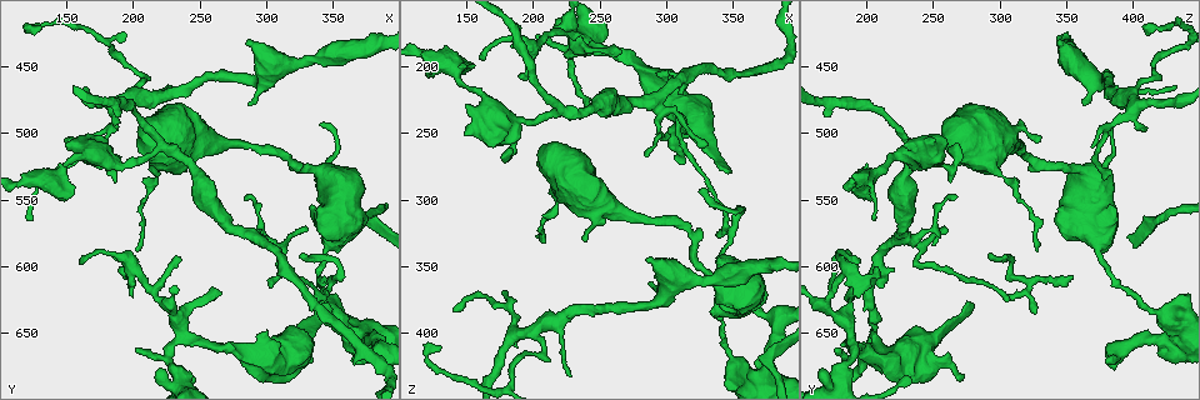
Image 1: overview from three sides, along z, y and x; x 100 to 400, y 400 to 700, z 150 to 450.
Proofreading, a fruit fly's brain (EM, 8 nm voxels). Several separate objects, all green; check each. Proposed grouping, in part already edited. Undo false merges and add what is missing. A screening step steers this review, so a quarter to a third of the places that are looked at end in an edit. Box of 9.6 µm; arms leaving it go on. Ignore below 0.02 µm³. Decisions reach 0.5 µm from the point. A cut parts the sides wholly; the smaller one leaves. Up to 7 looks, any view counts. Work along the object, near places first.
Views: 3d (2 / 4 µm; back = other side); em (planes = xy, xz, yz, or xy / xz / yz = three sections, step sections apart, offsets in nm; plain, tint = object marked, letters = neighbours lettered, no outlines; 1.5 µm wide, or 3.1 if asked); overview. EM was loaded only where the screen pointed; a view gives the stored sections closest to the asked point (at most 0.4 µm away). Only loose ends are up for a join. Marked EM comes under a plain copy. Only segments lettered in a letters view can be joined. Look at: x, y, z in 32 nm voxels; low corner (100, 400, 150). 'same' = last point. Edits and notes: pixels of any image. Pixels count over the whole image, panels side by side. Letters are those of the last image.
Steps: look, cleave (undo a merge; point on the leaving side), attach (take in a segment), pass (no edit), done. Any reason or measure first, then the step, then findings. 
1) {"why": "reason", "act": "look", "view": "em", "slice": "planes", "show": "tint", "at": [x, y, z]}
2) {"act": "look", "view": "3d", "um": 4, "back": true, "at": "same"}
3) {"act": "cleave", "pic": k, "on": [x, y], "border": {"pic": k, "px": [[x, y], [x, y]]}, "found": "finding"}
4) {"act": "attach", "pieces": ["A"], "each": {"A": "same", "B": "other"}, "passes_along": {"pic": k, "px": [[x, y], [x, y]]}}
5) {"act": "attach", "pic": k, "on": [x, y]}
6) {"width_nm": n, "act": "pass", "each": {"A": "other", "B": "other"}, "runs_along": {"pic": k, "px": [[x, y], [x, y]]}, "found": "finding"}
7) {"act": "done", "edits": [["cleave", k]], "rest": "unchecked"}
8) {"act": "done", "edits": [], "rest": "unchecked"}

{"why": "tapers out", "act": "look", "view": "3d", "um": 2, "back": true, "at": [338, 608, 354]}

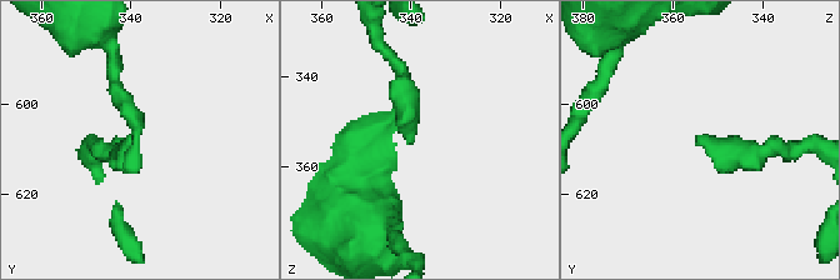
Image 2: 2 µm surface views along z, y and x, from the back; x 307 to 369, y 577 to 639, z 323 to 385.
{"why": "need the tissue", "act": "look", "view": "em", "slice": "planes", "show": "letters", "at": [339, 608, 355]}

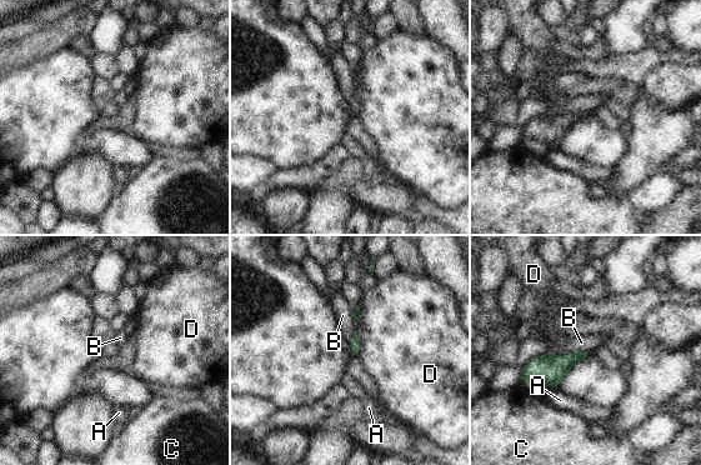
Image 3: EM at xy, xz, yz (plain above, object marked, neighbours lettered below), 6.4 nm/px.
{"act": "pass", "each": {"A": "other", "B": "other", "C": "other", "D": "other"}, "border": {"pic": 3, "px": [[587, 351], [546, 354]]}, "found": "none of them fits"}

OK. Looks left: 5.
{"why": "tapers out", "act": "look", "view": "em", "slice": "planes", "show": "letters", "at": [348, 626, 280]}

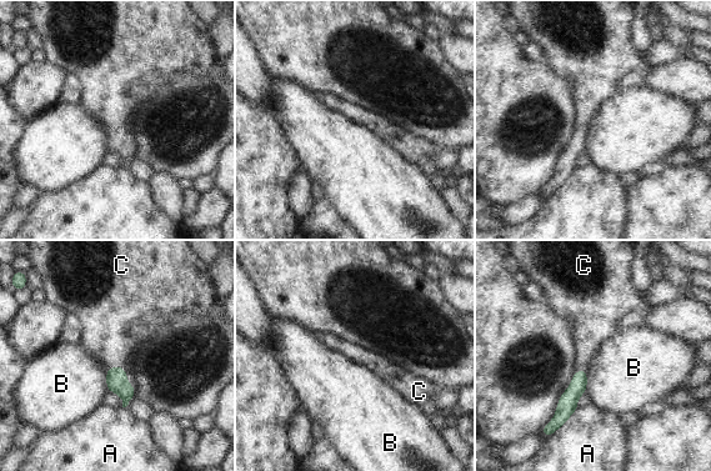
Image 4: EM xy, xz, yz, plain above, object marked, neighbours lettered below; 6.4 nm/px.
{"act": "attach", "pieces": ["C"], "each": {"A": "other", "B": "other", "C": "same"}, "found": "it goes on there"}

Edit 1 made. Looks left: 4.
{"why": "free end", "act": "look", "view": "3d", "um": 2, "back": true, "at": [286, 434, 344]}

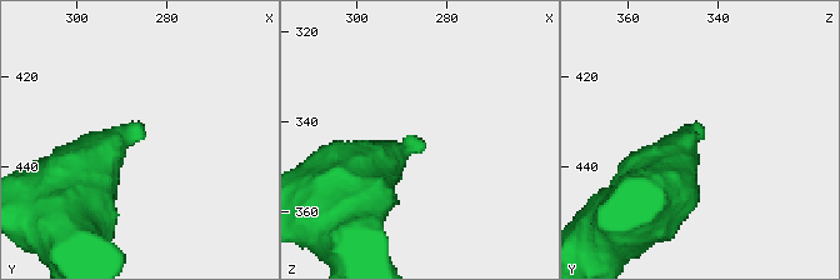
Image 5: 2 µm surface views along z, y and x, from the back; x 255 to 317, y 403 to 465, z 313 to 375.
{"act": "look", "view": "em", "slice": "yz", "step": 8, "show": "letters", "at": [285, 434, 344]}

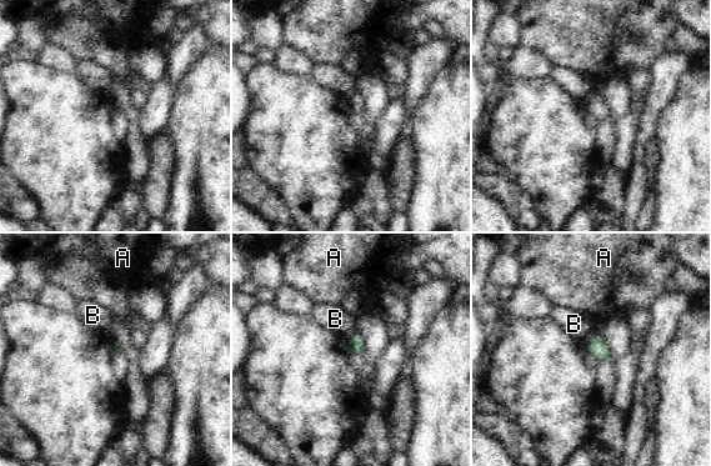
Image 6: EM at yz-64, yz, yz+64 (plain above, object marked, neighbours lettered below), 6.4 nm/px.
{"act": "pass", "each": {"A": "other", "B": "other"}, "border": {"pic": 6, "px": [[355, 331], [346, 340]]}, "found": "no lettered segment goes on from it"}

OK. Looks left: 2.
{"act": "done", "edits": [["attach", 4]], "rest": "unchecked"}

